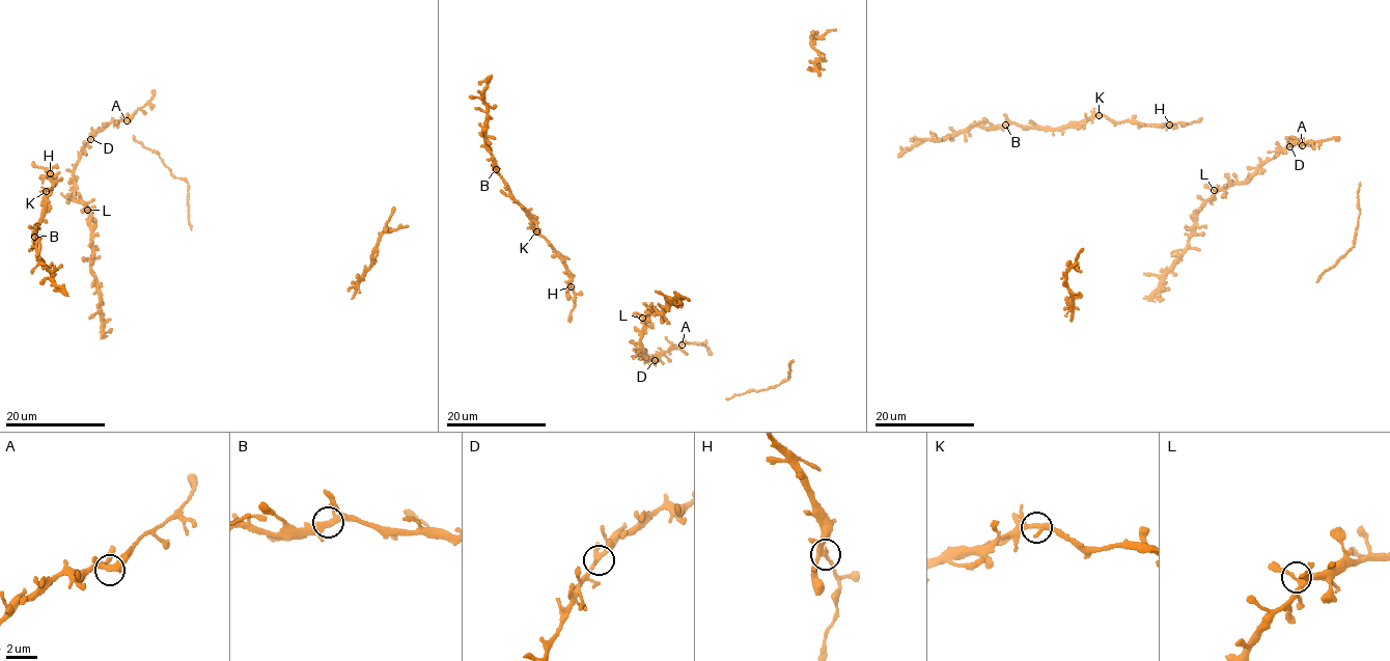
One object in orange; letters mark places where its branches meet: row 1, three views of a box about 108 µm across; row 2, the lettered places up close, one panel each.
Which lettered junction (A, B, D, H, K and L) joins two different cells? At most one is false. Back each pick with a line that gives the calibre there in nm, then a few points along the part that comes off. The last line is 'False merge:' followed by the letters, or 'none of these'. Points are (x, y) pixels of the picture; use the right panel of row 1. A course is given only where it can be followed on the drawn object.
H: calibre 280 nm; course (1169, 125), (1192, 124), (1202, 118)
False merge: H

